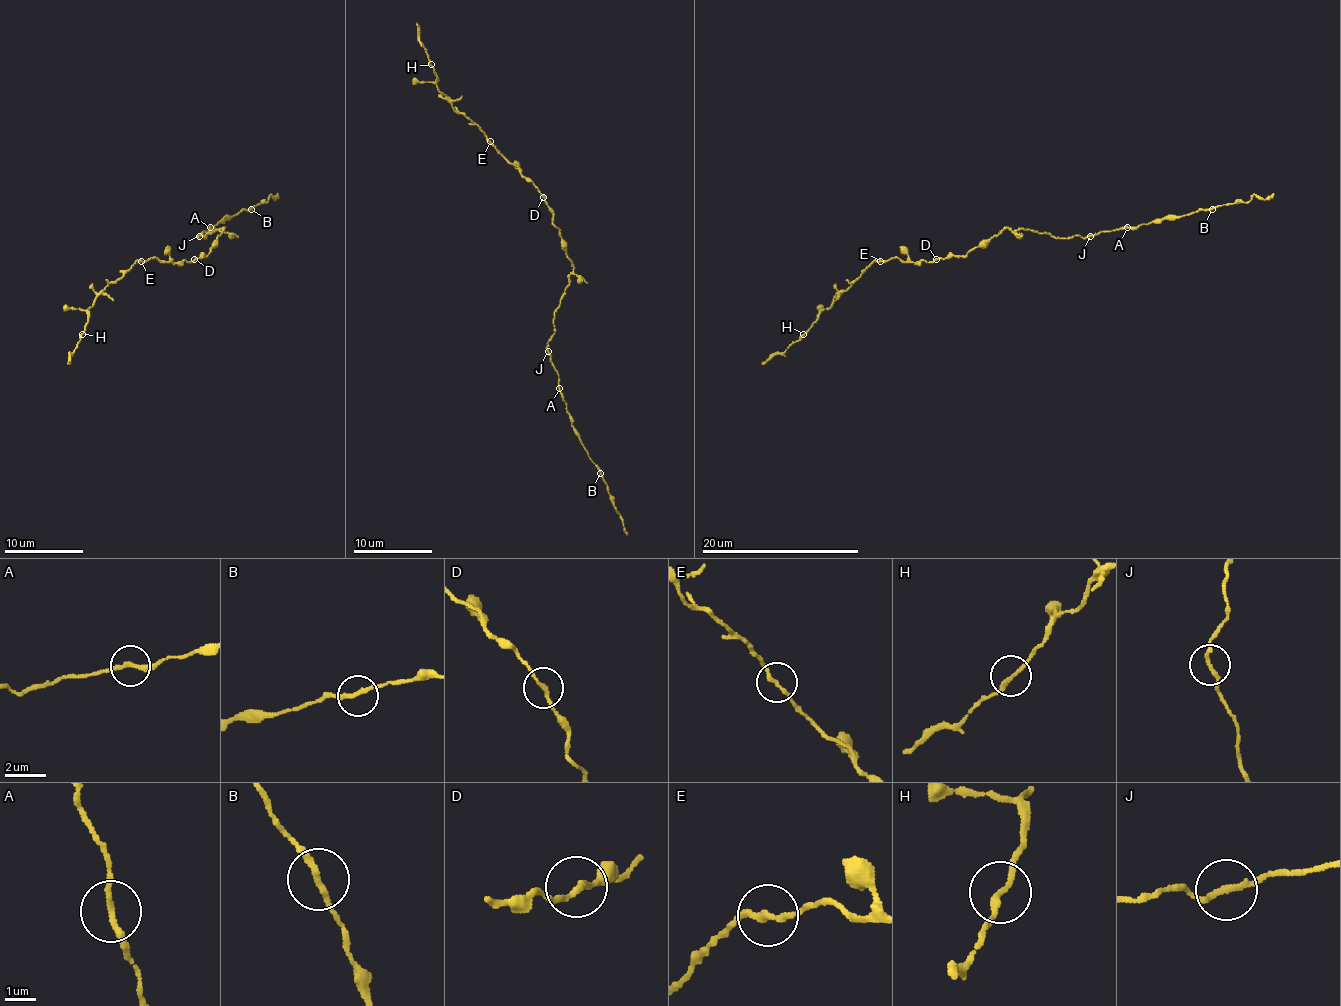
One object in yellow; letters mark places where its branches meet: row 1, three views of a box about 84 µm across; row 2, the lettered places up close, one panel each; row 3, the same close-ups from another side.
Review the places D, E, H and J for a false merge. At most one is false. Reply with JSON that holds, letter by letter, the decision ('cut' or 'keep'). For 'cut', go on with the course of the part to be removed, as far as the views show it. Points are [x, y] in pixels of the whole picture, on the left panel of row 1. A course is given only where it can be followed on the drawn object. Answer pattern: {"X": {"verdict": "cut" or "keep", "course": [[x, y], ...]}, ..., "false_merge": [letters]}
{"D": {"verdict": "keep"}, "E": {"verdict": "keep"}, "H": {"verdict": "keep"}, "J": {"verdict": "keep"}, "false_merge": []}

